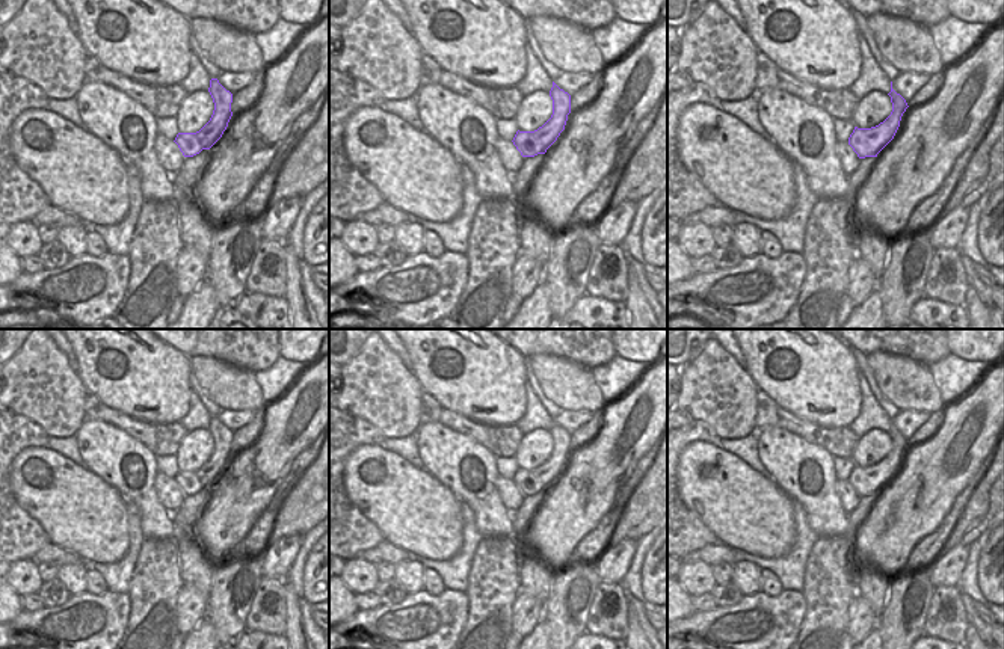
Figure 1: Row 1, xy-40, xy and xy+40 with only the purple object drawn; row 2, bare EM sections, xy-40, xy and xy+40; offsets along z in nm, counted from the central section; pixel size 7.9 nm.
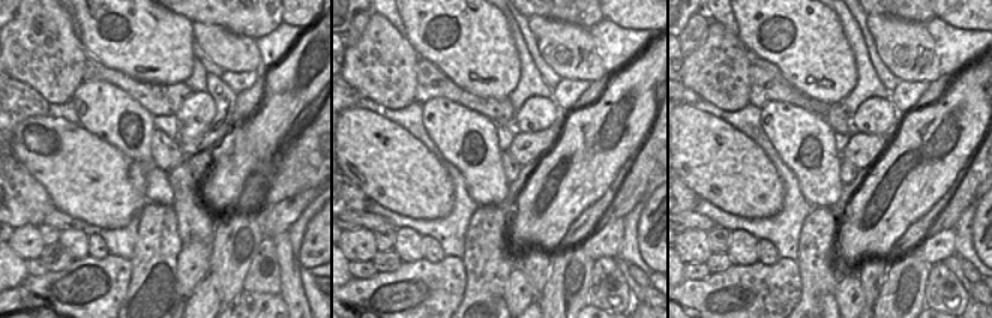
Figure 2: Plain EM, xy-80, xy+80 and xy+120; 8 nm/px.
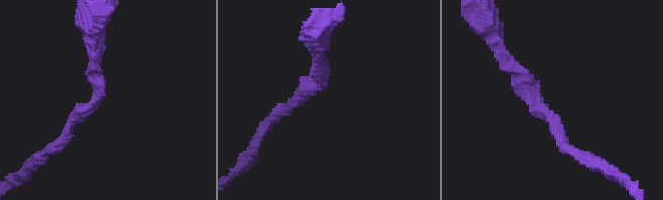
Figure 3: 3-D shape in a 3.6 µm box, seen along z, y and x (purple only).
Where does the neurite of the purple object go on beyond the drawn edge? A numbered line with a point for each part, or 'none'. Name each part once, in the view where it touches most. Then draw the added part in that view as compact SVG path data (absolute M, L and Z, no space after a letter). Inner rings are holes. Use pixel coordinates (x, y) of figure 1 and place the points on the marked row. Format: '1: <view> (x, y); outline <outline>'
none

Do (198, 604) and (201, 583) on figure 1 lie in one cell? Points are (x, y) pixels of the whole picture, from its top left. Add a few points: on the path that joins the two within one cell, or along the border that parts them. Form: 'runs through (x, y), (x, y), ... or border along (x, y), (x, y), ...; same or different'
border along (184, 583), (206, 596); different

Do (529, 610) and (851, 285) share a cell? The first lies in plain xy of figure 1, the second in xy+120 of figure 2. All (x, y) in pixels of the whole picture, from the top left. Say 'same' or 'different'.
same

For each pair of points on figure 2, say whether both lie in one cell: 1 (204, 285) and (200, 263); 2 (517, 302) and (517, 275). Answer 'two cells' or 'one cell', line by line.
1: two cells
2: one cell

